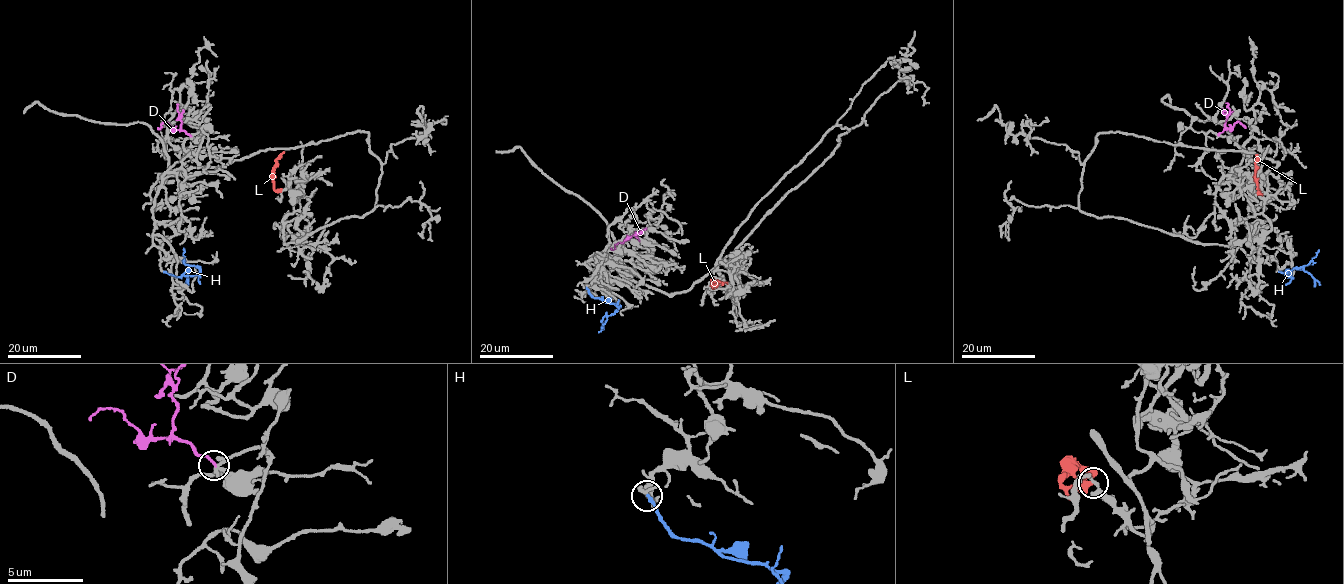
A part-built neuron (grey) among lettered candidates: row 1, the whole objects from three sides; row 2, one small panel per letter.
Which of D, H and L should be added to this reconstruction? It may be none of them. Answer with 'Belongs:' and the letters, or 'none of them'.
Belongs: H

